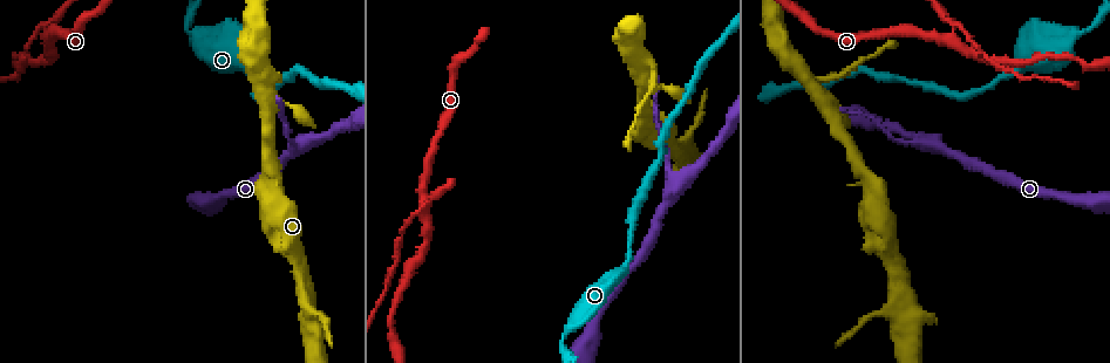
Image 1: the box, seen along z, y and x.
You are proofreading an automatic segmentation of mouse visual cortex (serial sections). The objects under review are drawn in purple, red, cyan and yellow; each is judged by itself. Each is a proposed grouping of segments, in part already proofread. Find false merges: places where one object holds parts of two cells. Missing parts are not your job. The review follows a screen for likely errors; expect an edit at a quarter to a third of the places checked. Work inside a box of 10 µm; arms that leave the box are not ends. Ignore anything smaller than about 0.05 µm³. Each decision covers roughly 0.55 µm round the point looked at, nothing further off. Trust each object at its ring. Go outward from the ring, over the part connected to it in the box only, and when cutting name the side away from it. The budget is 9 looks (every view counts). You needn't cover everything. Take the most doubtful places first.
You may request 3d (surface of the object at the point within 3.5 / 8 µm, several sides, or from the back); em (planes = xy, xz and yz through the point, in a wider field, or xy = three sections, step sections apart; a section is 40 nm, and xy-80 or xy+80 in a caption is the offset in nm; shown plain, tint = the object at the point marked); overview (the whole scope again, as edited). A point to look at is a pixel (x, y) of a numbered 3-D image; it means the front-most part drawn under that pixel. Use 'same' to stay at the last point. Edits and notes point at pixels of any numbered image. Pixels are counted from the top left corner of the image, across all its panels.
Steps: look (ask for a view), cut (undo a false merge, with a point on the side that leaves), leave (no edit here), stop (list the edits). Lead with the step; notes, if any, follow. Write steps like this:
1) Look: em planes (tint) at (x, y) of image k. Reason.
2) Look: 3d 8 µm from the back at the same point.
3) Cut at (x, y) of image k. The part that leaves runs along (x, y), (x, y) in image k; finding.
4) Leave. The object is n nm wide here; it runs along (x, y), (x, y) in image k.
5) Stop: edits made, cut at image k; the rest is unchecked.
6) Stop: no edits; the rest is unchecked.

Look: 3d 3.5 µm at (949, 41) of image 1. Four arms meet.

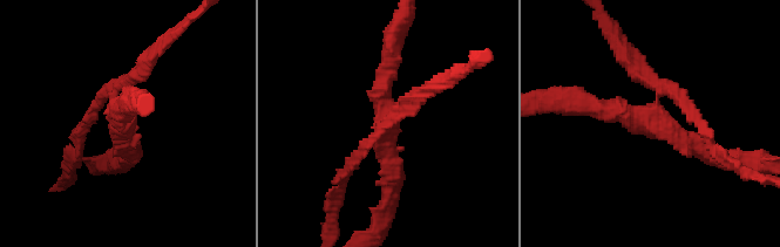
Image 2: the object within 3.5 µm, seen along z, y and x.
Look: em planes (tint) at (651, 117) of image 2. 4 arms meet here; the arms are 100, 150, 250, 300 nm wide; shape alone is not enough.

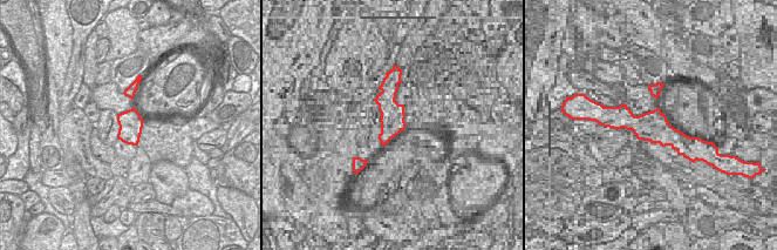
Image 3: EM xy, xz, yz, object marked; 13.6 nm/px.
Cut at (88, 119) of image 2. The object is 320 nm wide here; the part that leaves runs along (115, 96), (104, 93), (89, 111), (72, 162) in image 2; two cells meet here.

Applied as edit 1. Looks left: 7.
Look: overview. Redraw.

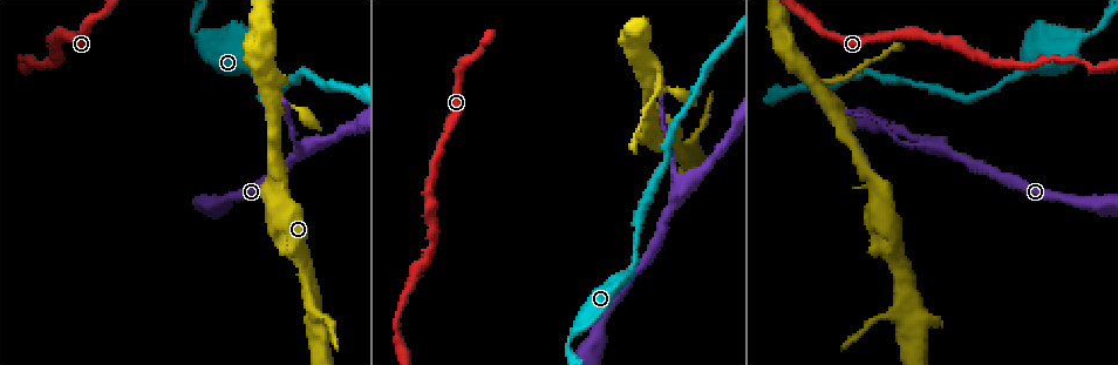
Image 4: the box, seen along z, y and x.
Look: 3d 3.5 µm at (270, 80) of image 4. Three arms meet.

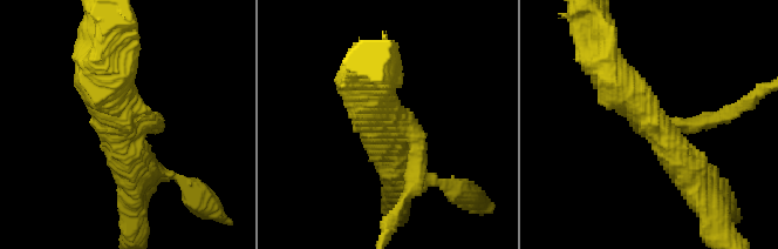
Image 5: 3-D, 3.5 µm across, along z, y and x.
Look: em xy step 5 (tint) at (131, 125) of image 5.

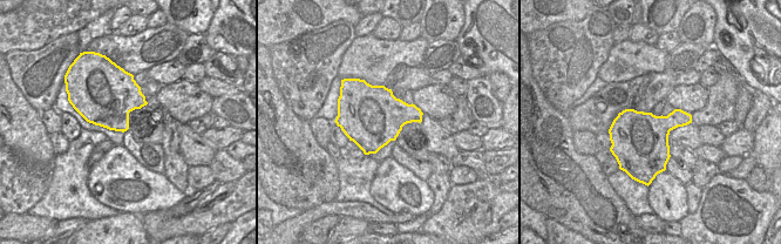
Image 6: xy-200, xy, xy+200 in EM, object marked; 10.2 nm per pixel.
Leave. It runs along (700, 192), (659, 126), (607, 68) in image 5; continuous, no second cell.

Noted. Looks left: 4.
Look: 3d 3.5 µm at (934, 144) of image 4. Arms part here.

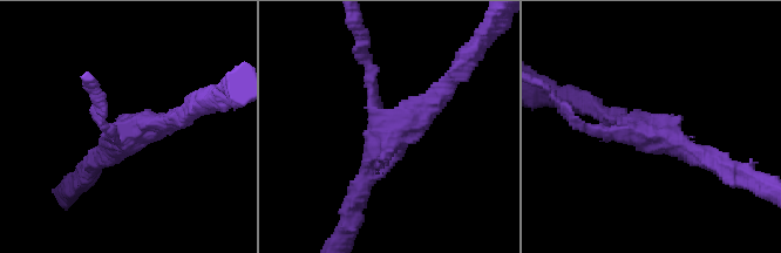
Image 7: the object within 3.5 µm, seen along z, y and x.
Look: em xy step 1 (plain) at (647, 133) of image 7. Need the tissue.

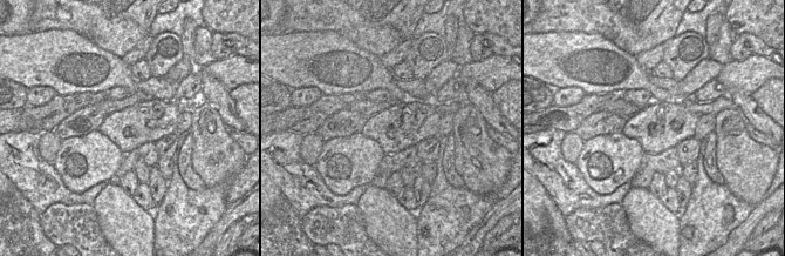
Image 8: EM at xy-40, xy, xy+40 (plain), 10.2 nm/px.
Look: em xy step 1 (tint) at the same point.

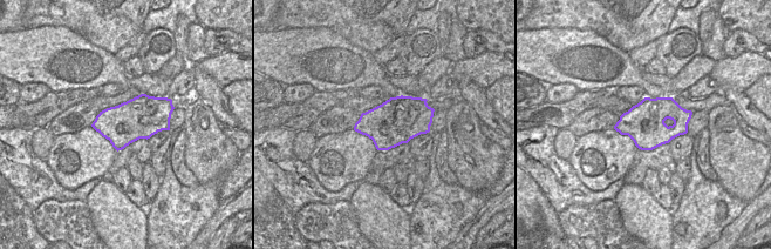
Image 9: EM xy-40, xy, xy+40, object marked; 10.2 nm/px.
Leave. 3 arms meet here; it runs along (359, 187), (381, 128), (446, 89) in image 7; all the same cell.

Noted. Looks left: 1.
Stop: edits made, cut at image 2; the rest is unchecked.

